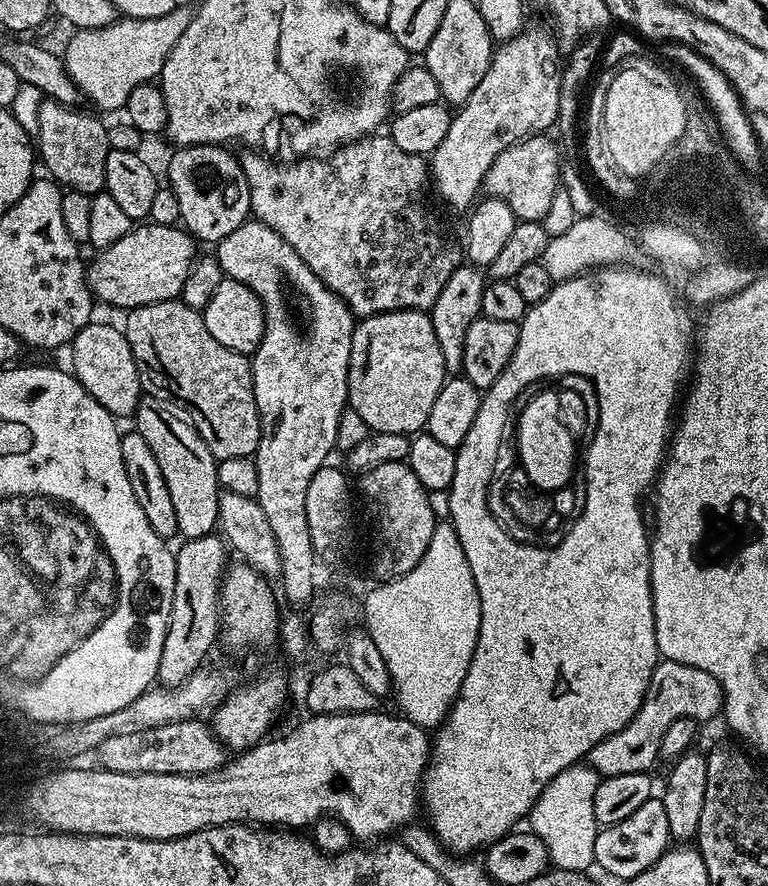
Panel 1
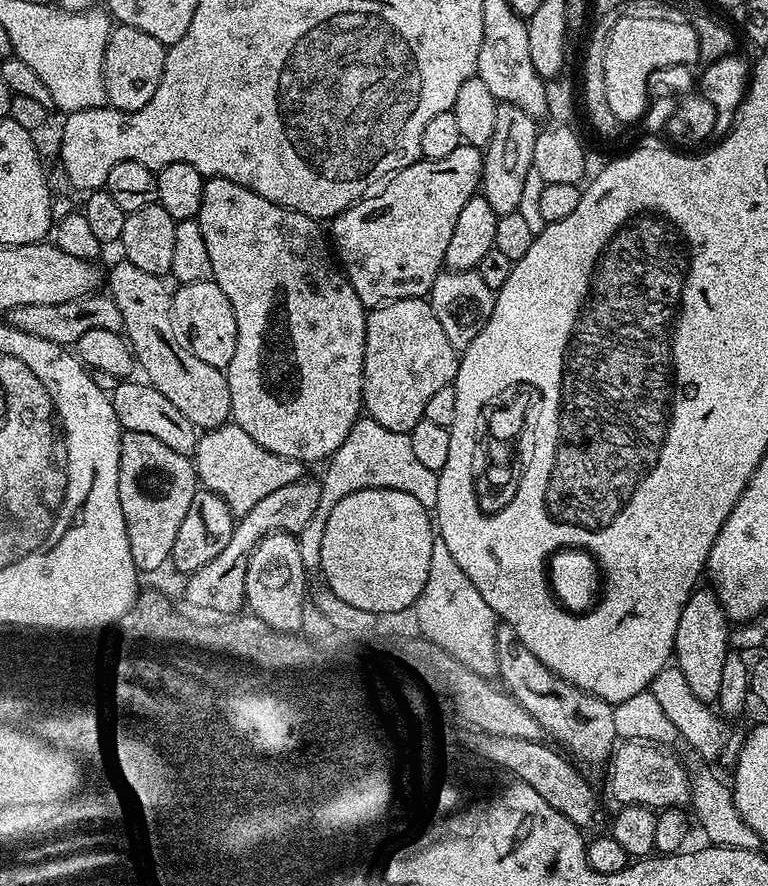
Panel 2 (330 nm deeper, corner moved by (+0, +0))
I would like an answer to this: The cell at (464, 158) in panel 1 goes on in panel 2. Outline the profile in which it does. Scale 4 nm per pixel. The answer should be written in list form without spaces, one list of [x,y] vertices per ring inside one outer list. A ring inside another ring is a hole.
[[[462,142],[458,150],[454,150],[454,154],[446,154],[446,158],[421,158],[401,172],[393,172],[383,181],[379,190],[365,195],[351,204],[345,212],[332,217],[330,240],[334,245],[335,255],[342,265],[344,275],[354,286],[354,294],[358,294],[365,309],[378,308],[391,300],[427,297],[432,290],[434,278],[444,268],[444,255],[446,246],[450,243],[450,234],[454,234],[454,222],[458,222],[462,206],[466,206],[466,202],[477,195],[483,175],[484,158],[481,149]]]

